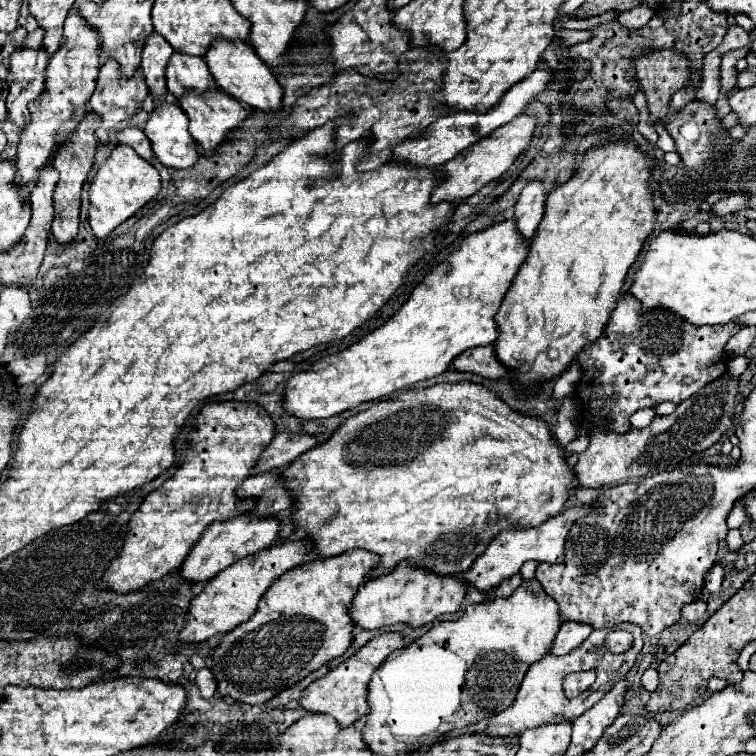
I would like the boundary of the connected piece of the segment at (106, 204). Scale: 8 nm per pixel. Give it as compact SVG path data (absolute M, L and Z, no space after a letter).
M119 144L107 162L97 170L89 192L91 192L91 206L89 206L89 226L97 238L107 238L119 224L131 218L137 210L141 210L147 202L151 202L161 190L159 172L141 156L135 154L133 148Z

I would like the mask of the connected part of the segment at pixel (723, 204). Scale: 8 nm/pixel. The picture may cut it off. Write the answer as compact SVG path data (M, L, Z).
M733 194L733 196L725 198L725 200L719 200L713 206L713 214L715 216L725 216L725 214L731 214L731 212L737 212L737 210L743 210L743 208L749 208L749 196Z

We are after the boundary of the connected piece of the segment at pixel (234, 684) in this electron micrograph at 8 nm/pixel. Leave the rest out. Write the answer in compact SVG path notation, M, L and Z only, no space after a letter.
M347 550L339 556L305 562L279 576L259 600L257 612L227 632L213 652L211 670L219 694L235 702L263 704L309 672L343 656L353 642L355 622L349 608L355 592L379 562L379 556L369 550Z

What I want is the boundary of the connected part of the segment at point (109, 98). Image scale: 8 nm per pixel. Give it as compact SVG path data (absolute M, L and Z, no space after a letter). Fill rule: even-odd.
M105 62L99 70L97 88L89 100L91 110L101 120L113 120L115 124L131 120L143 100L149 96L143 74L137 70L131 80L121 78L117 62Z

